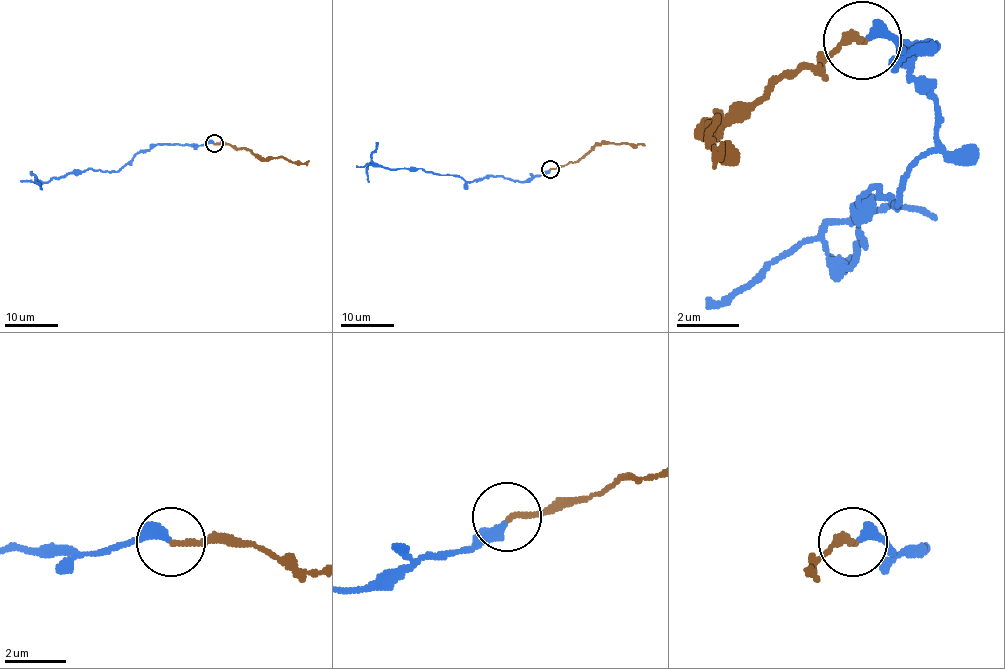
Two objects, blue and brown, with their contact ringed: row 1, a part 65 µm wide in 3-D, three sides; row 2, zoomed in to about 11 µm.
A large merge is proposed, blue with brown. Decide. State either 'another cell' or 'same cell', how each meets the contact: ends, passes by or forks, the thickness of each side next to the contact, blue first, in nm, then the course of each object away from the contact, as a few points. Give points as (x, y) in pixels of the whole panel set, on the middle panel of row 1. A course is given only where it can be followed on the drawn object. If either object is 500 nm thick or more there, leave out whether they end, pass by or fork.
another cell | blue ends | brown ends | 360/170 nm | blue via (550, 169), (525, 181), (501, 176), (466, 181), (421, 168), (388, 169), (377, 166), (371, 159), (377, 143) | brown via (550, 169), (578, 161), (602, 143), (644, 145)

